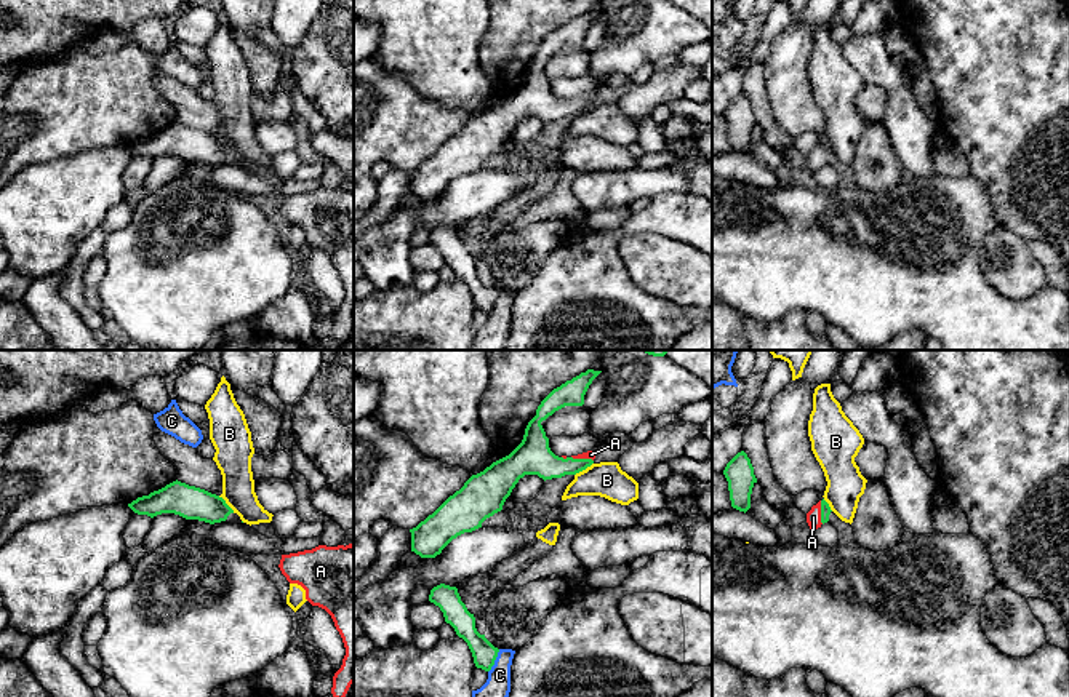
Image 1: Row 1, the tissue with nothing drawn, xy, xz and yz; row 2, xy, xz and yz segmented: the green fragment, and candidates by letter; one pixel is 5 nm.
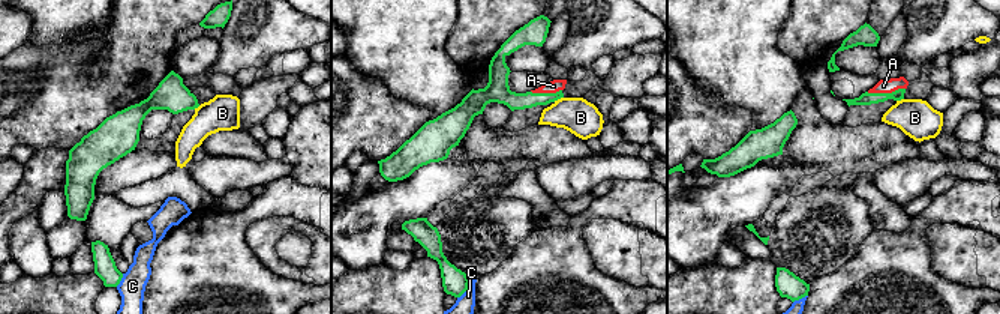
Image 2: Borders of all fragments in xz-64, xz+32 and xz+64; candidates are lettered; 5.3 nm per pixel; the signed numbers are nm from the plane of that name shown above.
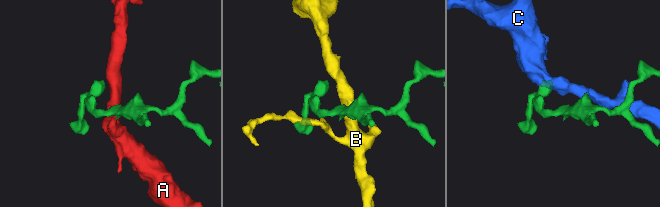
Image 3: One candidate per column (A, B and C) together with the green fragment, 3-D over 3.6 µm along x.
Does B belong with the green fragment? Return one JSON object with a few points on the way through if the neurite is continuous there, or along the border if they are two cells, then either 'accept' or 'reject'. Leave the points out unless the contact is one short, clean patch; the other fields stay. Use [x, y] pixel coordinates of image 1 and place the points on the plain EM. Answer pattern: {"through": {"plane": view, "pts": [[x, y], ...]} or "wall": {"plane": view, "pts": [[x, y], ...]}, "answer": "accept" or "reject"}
{"wall": {"plane": "xy", "pts": [[218, 138], [234, 154]]}, "answer": "reject"}

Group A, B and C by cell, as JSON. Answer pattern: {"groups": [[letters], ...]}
{"groups": [["A"], ["B"], ["C"]]}

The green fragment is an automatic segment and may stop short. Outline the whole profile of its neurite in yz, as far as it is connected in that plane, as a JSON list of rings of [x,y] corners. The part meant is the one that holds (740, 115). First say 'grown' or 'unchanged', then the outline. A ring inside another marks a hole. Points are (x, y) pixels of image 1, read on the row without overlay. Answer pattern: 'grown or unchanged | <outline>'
unchanged | [[[744,93],[738,94],[725,109],[731,149],[739,153],[751,150],[752,129],[757,125],[751,101]]]

